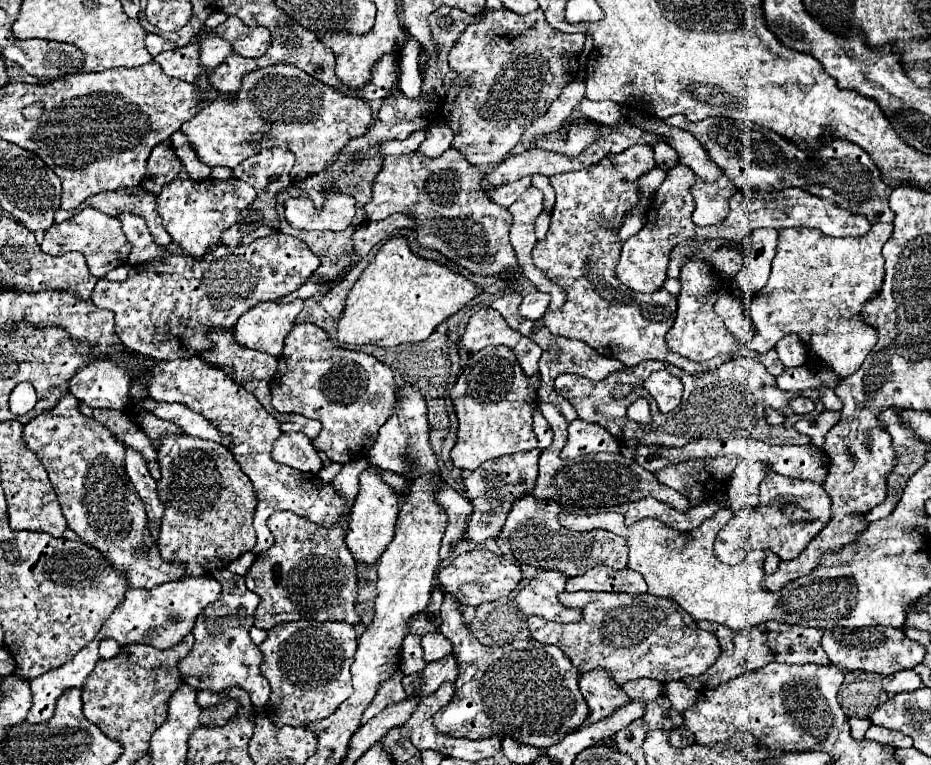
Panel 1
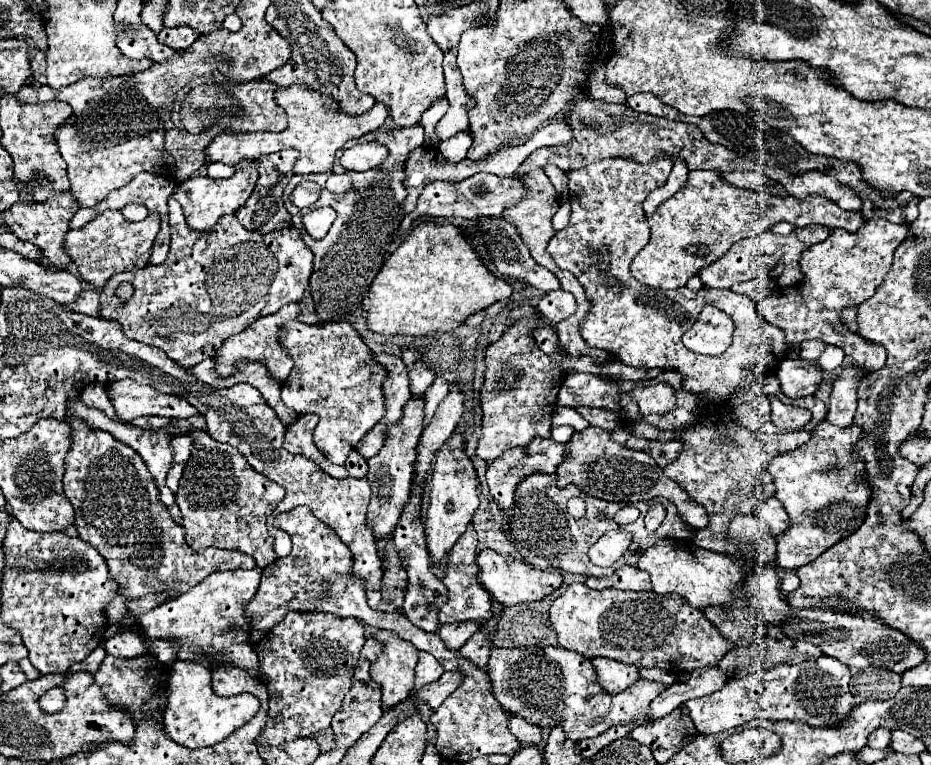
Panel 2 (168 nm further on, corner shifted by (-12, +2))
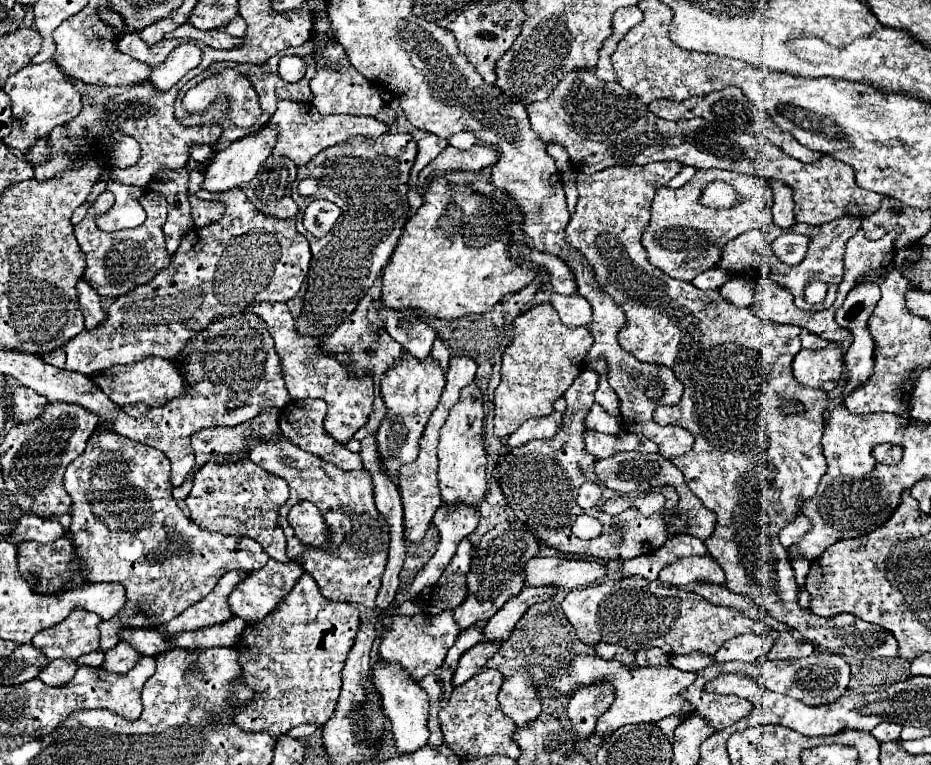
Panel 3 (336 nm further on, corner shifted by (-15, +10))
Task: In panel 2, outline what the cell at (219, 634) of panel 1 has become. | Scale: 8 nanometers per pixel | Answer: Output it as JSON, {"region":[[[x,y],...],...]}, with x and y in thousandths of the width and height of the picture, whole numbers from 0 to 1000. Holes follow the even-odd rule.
{"region":[[[280,742],[229,748],[216,763],[203,774],[169,792],[160,803],[151,805],[151,818],[160,834],[188,834],[194,839],[190,852],[192,863],[214,865],[216,871],[231,876],[235,871],[255,871],[276,886],[280,886],[278,858],[272,850],[267,805],[263,805],[265,787],[276,776],[280,758]]]}

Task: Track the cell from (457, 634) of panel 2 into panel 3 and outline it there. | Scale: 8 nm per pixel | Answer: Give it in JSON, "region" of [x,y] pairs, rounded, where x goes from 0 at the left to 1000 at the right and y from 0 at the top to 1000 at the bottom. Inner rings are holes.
{"region":[[[546,680],[541,682],[541,688],[526,693],[509,719],[507,740],[501,756],[505,776],[498,790],[488,797],[488,810],[494,821],[503,821],[516,810],[526,810],[550,779],[554,779],[563,769],[563,735],[578,727],[580,708],[561,682],[554,682],[554,690],[548,685],[552,682]]]}

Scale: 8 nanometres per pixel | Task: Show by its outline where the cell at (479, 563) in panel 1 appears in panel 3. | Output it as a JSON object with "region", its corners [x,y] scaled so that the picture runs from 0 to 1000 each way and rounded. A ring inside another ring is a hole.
{"region":[[[571,729],[565,740],[565,766],[599,766],[627,769],[653,750],[644,732],[612,732],[612,729]]]}

